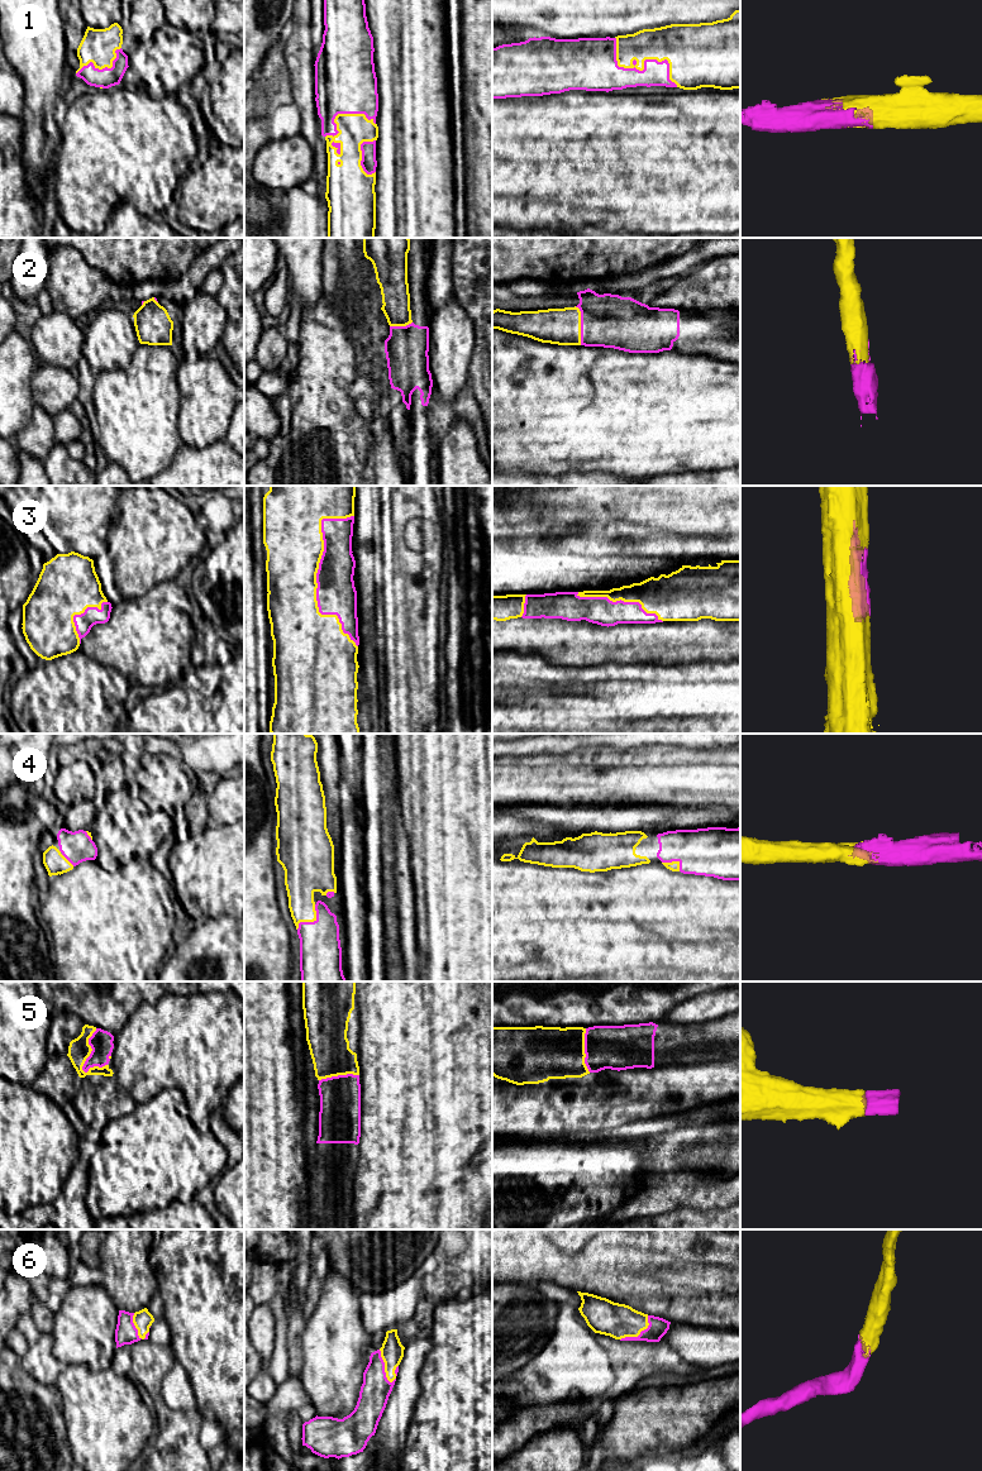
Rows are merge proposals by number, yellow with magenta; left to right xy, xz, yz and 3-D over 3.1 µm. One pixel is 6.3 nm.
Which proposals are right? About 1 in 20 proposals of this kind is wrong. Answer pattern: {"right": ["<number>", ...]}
{"right": ["1", "2", "3", "4", "5", "6"]}

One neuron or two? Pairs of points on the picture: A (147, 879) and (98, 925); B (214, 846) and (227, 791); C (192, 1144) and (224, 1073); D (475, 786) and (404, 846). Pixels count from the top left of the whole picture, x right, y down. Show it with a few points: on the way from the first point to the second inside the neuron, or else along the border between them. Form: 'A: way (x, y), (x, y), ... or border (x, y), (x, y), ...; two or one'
A: border (113, 873), (141, 888), (151, 888), (162, 906); two
B: border (209, 816), (219, 822), (228, 822), (230, 825); two
C: border (187, 1102), (190, 1120), (205, 1133); two
D: border (405, 835), (409, 843), (409, 856); two

